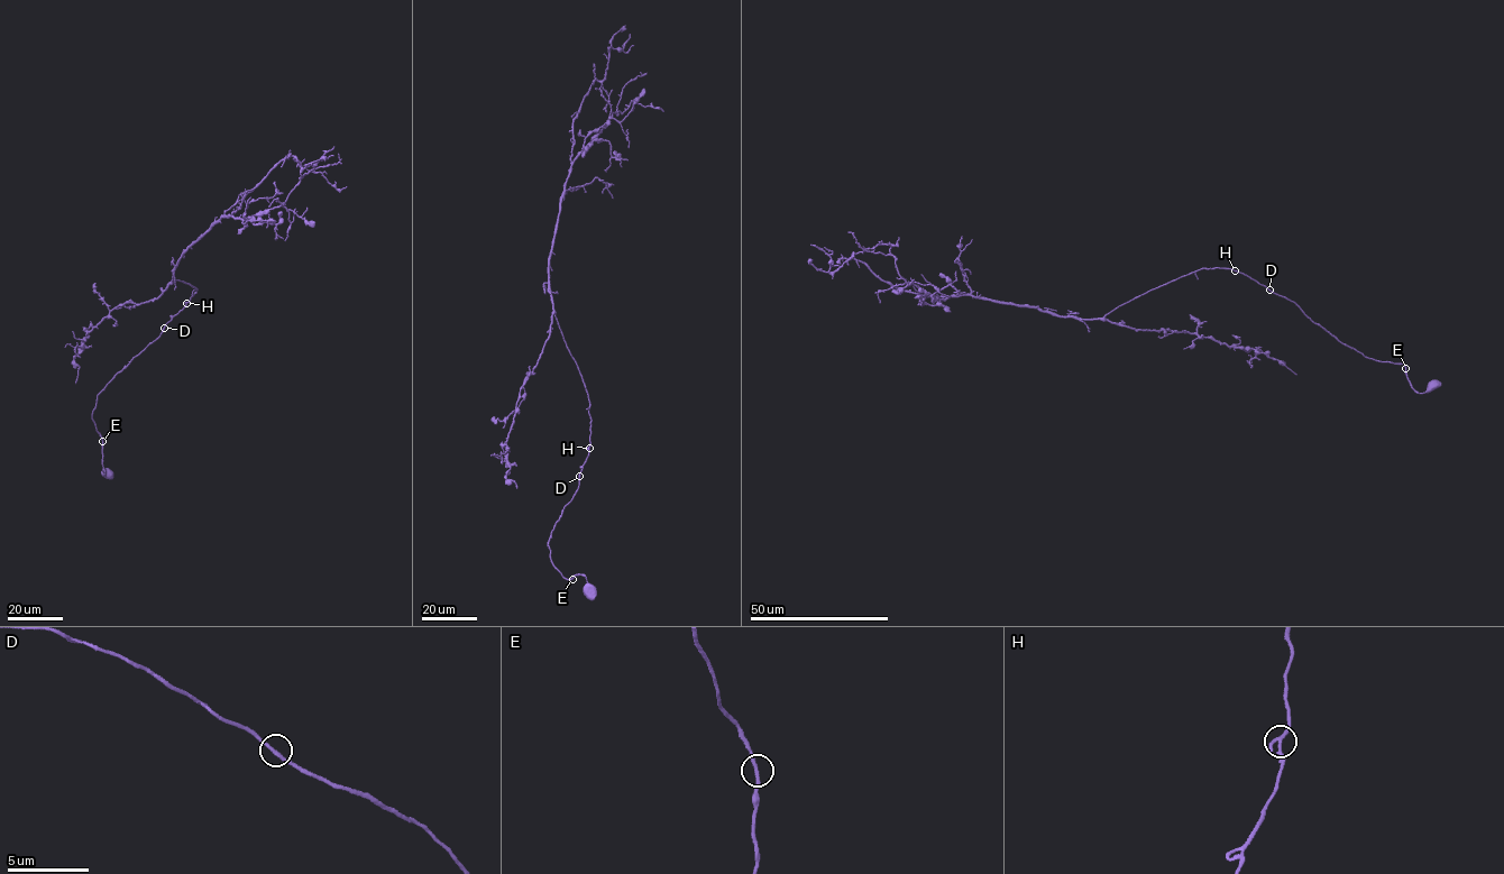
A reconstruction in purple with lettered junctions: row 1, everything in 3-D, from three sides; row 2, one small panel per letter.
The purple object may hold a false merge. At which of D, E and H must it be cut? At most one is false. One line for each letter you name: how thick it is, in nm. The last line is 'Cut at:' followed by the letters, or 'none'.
Cut at: none

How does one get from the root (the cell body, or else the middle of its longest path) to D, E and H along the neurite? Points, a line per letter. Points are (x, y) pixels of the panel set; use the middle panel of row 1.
D: (592, 591), (586, 577), (568, 580), (562, 576), (551, 561), (548, 545), (579, 476)
E: (592, 591), (586, 577), (576, 574), (572, 579)
H: (592, 591), (586, 577), (568, 580), (562, 576), (551, 561), (548, 545), (556, 522), (577, 489), (589, 448)

